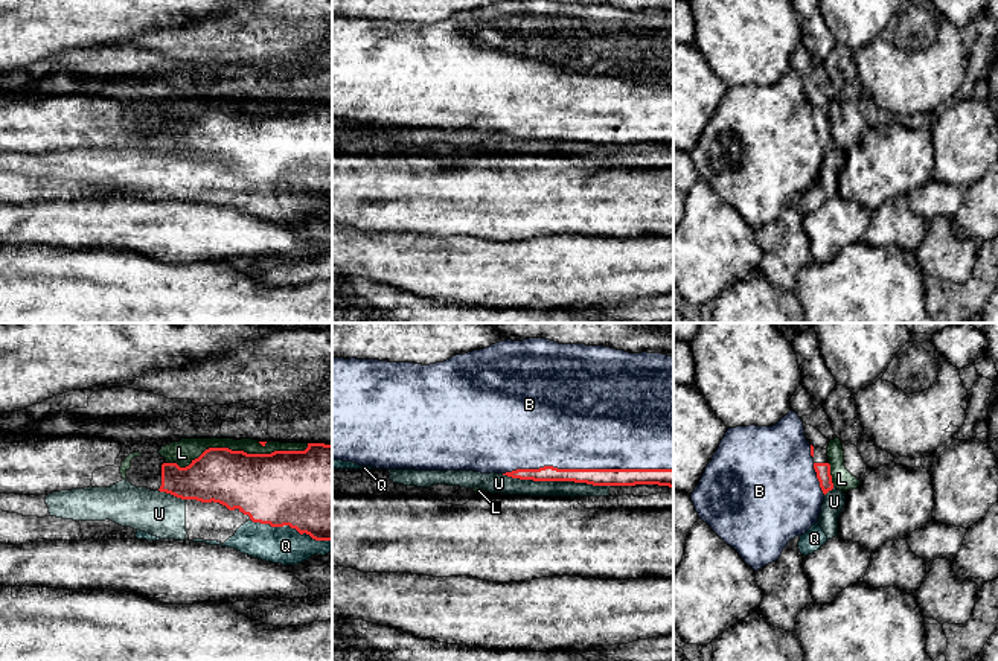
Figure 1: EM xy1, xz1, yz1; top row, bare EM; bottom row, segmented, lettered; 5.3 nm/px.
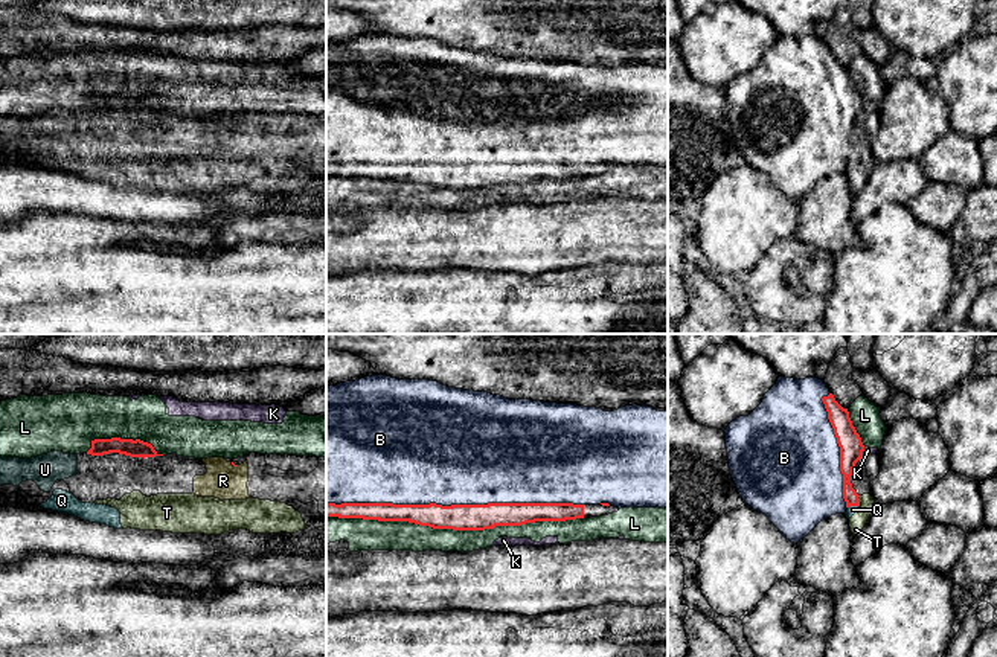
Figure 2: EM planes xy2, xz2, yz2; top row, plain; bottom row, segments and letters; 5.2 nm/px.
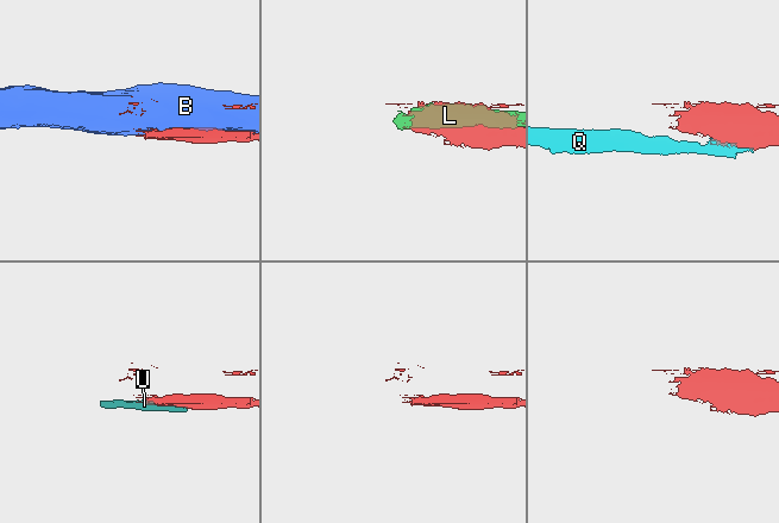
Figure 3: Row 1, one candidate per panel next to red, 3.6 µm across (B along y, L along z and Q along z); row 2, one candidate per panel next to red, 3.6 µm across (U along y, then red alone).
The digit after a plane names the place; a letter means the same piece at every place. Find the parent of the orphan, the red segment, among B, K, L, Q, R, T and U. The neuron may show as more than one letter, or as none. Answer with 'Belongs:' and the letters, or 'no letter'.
Belongs: B

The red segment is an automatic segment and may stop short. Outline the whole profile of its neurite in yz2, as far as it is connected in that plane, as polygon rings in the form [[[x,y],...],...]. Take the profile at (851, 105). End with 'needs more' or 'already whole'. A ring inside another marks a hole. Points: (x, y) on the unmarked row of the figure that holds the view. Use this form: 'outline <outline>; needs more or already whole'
outline [[[779,35],[749,73],[732,79],[726,88],[732,137],[742,160],[762,171],[794,203],[820,180],[860,165],[851,134],[863,117],[864,104],[849,76],[823,38]]]; needs more

